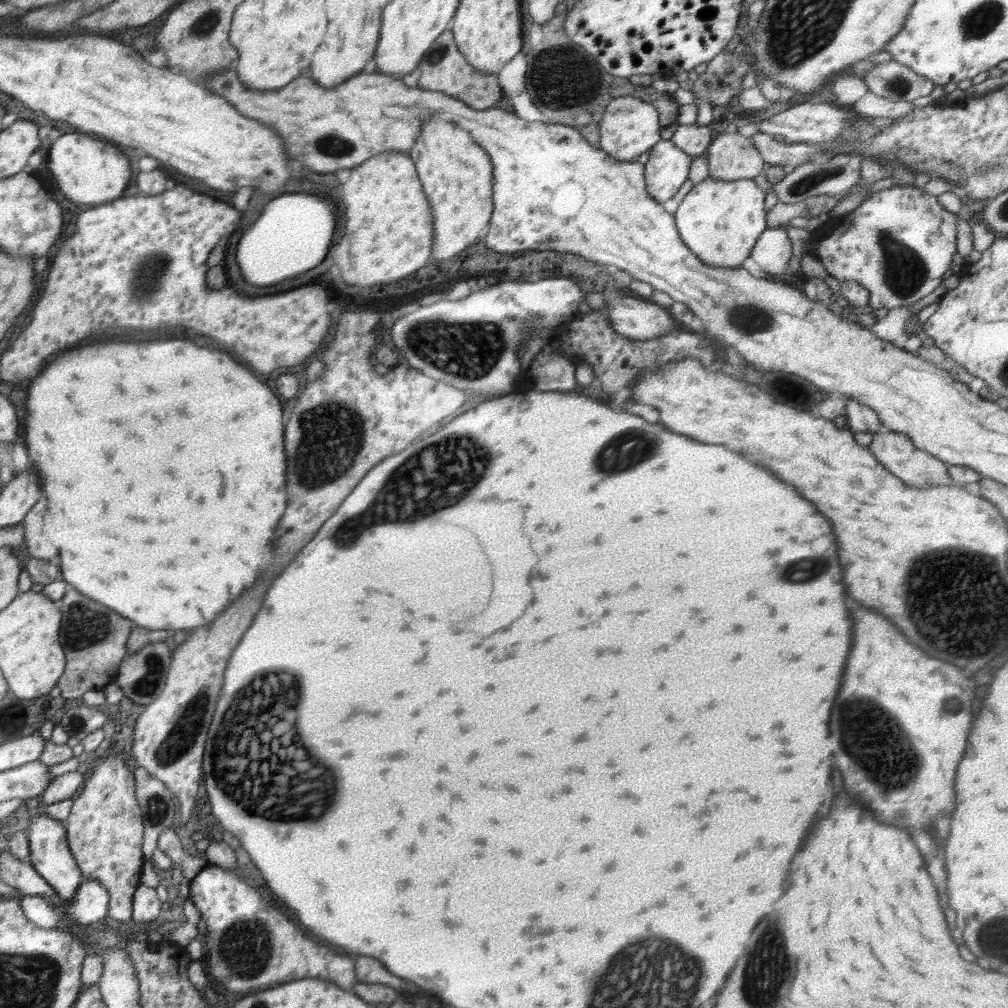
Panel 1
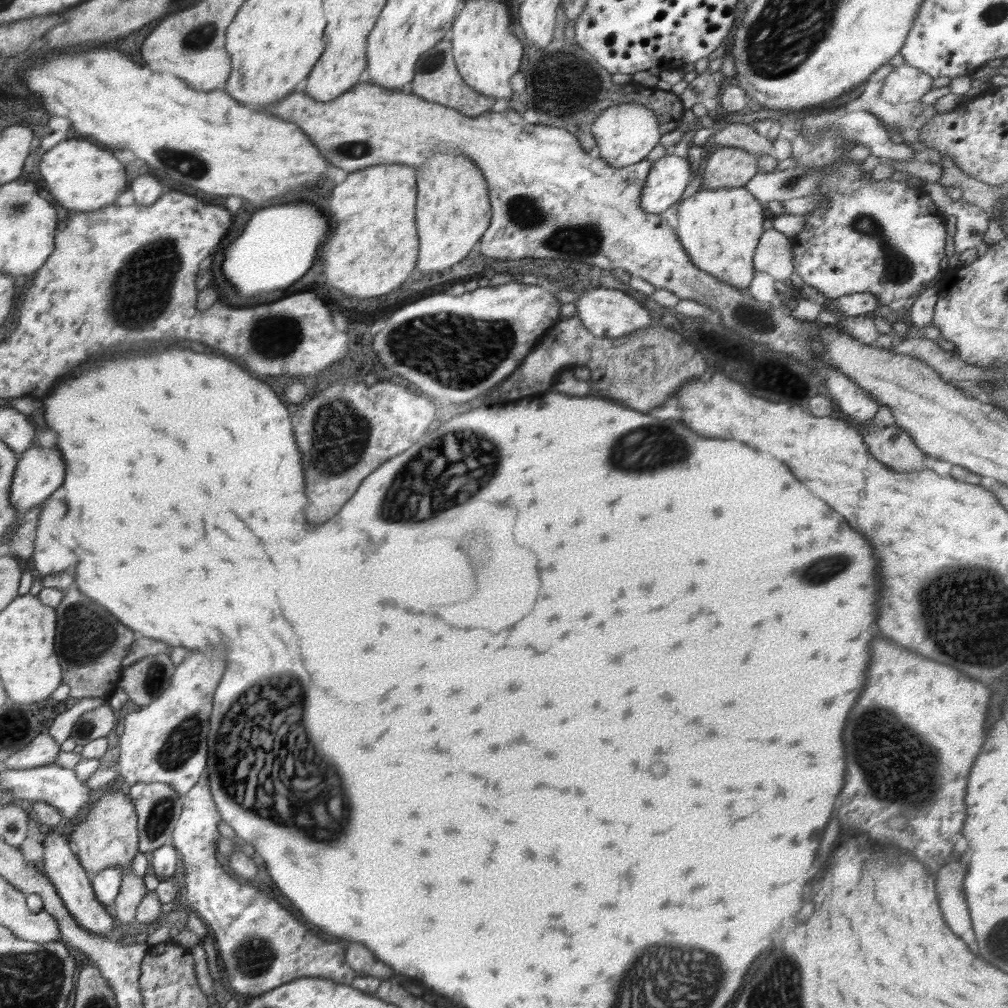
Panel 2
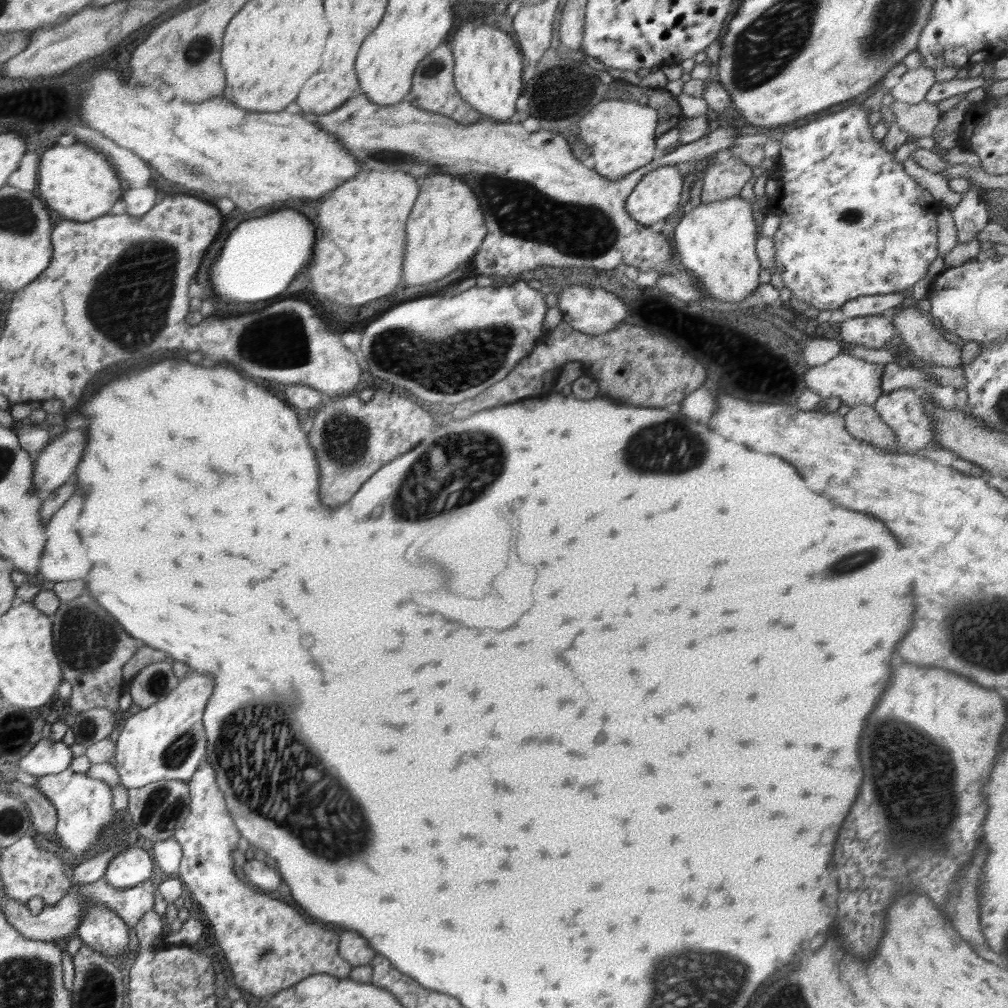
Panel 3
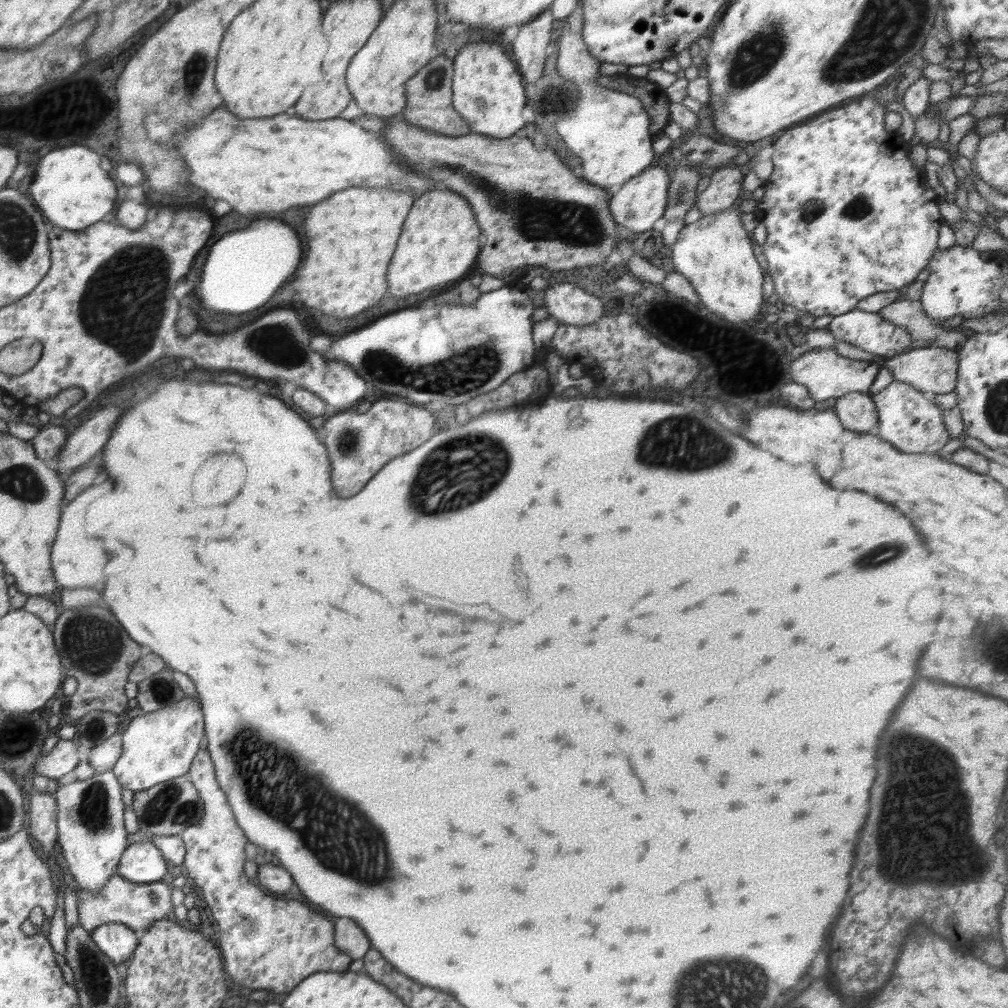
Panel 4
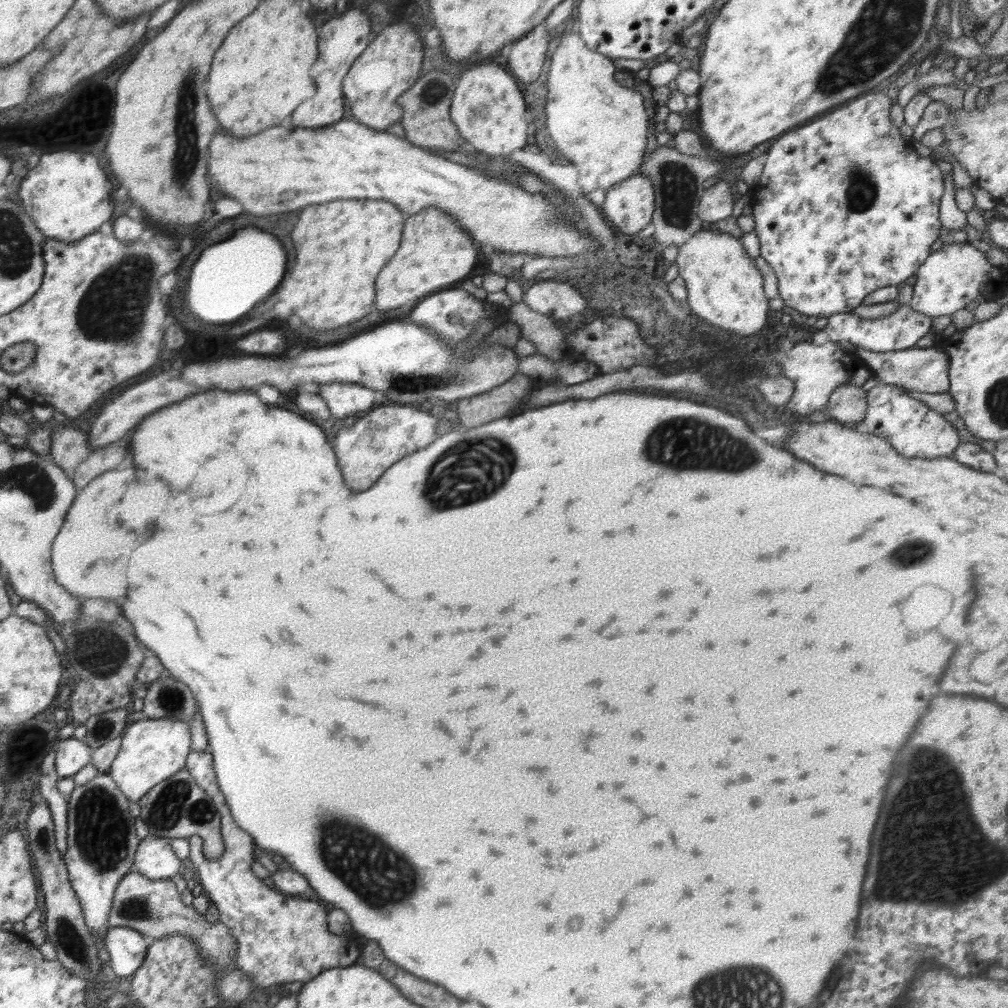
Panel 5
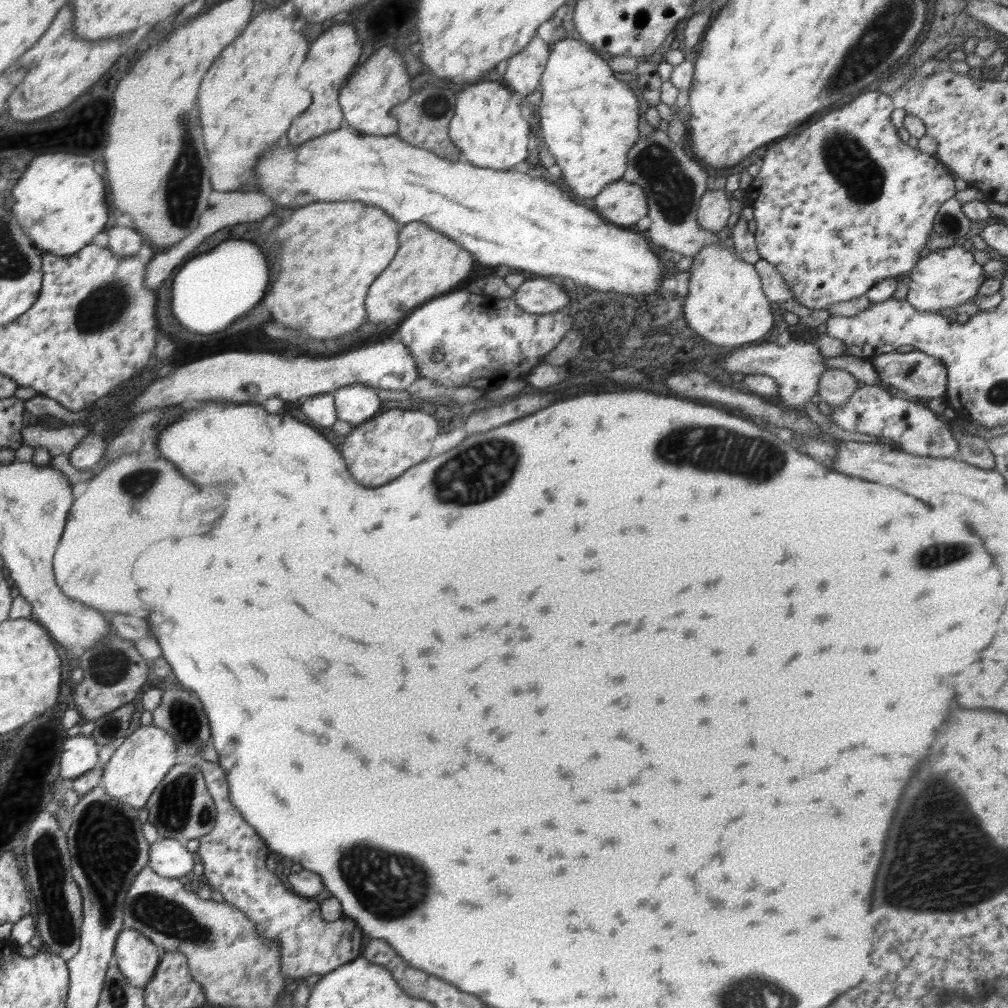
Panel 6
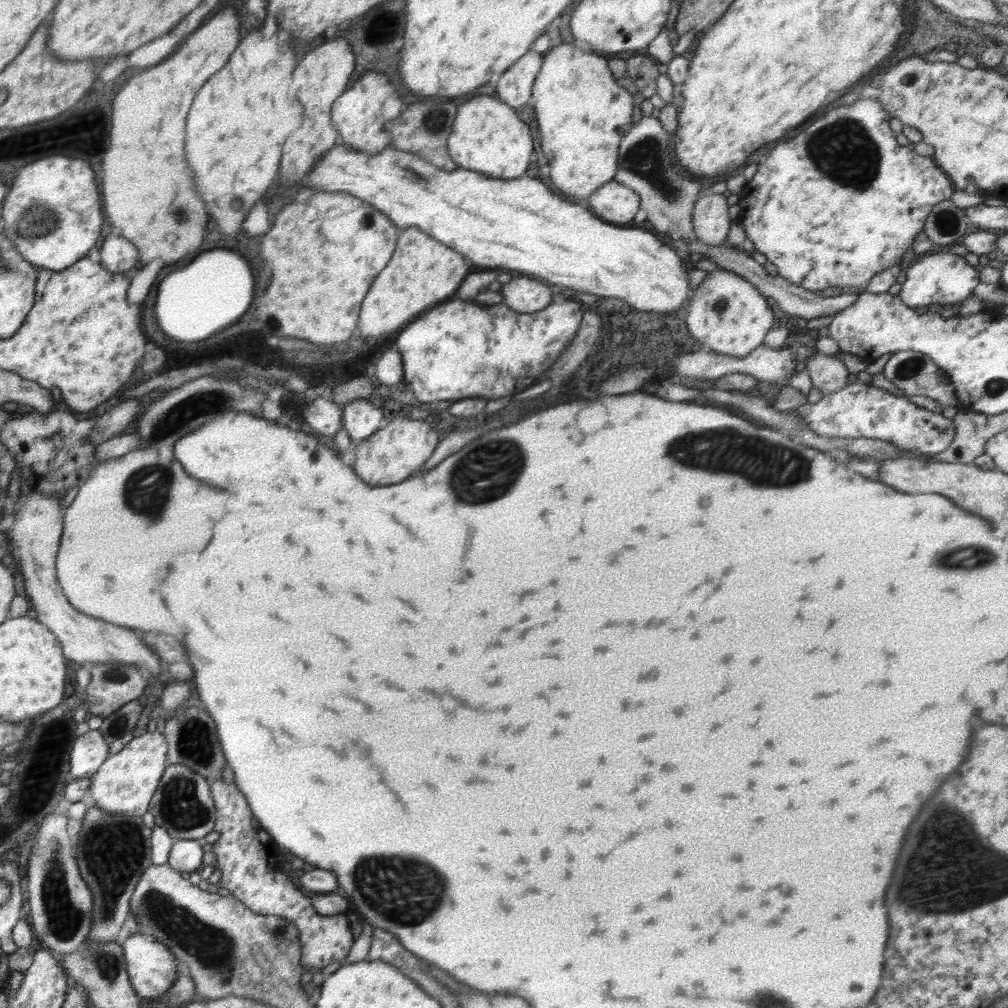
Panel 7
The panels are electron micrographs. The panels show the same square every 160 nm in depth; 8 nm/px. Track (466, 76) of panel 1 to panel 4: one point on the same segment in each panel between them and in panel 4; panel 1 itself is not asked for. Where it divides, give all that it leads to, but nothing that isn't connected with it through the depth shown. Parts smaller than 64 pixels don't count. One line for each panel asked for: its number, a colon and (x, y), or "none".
2: (436, 79)
3: (433, 89)
4: (429, 92)

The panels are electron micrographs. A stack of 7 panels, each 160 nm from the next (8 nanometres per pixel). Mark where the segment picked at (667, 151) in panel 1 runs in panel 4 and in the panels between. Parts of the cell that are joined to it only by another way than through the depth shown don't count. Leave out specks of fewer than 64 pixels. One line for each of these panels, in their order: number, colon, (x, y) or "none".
2: (668, 177)
3: (656, 196)
4: (637, 204)

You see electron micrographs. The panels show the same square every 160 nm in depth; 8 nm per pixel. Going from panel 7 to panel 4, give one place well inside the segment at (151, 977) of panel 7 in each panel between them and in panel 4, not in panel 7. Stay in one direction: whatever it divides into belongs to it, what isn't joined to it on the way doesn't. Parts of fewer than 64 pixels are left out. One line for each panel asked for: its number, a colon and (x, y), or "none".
4: (119, 942)
5: (127, 948)
6: (137, 957)

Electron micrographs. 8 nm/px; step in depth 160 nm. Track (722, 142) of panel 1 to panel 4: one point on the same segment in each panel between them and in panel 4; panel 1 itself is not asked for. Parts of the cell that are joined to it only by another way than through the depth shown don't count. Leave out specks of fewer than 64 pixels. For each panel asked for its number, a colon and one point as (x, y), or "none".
2: (728, 167)
3: (725, 180)
4: (725, 184)

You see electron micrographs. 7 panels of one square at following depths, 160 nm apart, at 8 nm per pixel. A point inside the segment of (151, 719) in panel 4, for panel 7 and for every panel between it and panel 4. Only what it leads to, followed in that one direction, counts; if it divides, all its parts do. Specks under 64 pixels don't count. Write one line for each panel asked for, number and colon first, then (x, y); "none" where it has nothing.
5: (152, 750)
6: (138, 765)
7: (127, 780)

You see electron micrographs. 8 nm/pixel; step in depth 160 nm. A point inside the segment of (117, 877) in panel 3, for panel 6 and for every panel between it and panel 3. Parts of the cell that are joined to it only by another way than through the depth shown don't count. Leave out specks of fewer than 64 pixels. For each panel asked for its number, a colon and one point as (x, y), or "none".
4: (142, 862)
5: (154, 858)
6: (169, 858)

